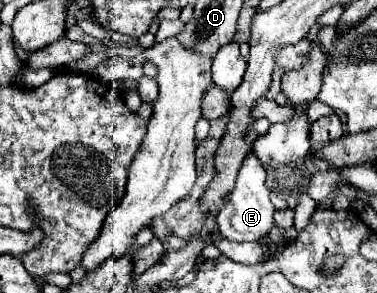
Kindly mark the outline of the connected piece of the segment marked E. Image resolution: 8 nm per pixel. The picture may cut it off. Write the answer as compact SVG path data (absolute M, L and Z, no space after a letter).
M250 155L238 173L236 187L228 195L224 209L216 215L218 229L226 239L230 239L230 241L260 241L274 227L274 211L276 209L270 201L270 189L264 185L264 179L266 179L264 167L260 167L260 161L256 159L256 155Z

